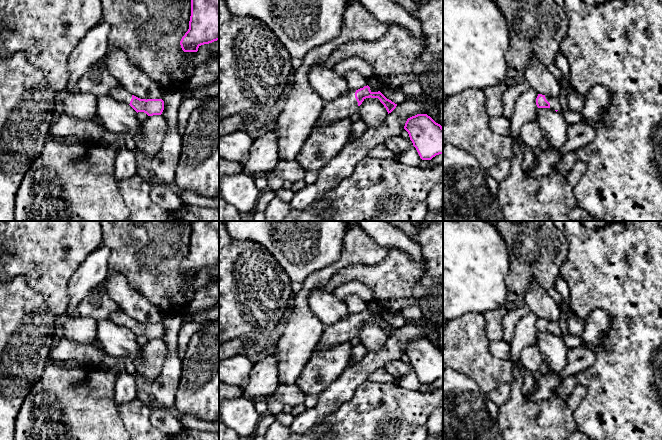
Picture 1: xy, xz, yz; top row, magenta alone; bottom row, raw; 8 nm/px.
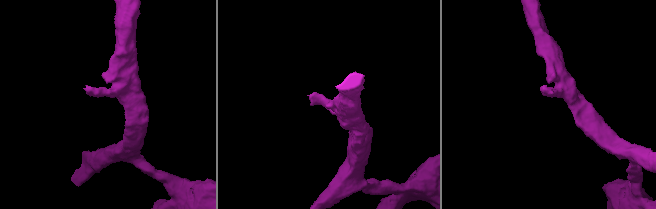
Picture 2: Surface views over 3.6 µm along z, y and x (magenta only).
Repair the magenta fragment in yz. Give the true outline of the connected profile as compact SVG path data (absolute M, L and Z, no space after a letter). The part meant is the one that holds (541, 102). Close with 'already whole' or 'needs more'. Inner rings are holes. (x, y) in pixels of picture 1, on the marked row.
M538 94L536 98L536 105L538 108L550 108L556 112L560 111L559 98Z; needs more

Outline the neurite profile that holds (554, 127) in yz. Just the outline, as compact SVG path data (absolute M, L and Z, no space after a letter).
M537 107L536 120L541 127L542 134L548 141L548 148L559 152L568 139L569 126L561 112Z

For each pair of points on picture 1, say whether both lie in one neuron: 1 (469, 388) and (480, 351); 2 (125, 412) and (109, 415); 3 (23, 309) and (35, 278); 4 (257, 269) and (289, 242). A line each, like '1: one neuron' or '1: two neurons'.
1: two neurons
2: two neurons
3: two neurons
4: two neurons

